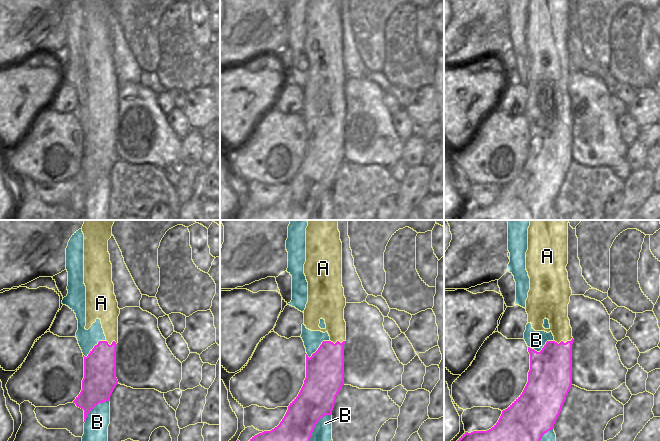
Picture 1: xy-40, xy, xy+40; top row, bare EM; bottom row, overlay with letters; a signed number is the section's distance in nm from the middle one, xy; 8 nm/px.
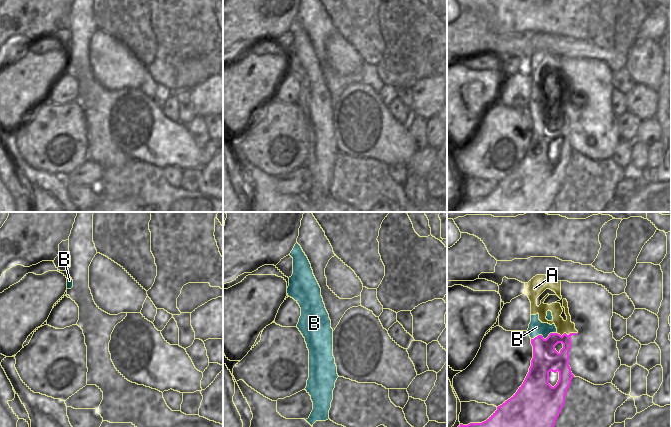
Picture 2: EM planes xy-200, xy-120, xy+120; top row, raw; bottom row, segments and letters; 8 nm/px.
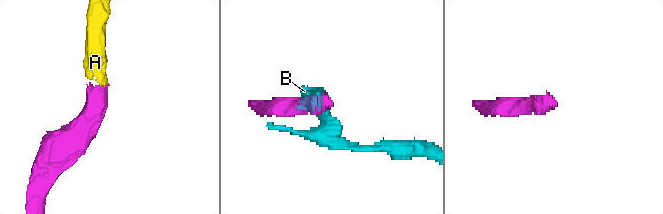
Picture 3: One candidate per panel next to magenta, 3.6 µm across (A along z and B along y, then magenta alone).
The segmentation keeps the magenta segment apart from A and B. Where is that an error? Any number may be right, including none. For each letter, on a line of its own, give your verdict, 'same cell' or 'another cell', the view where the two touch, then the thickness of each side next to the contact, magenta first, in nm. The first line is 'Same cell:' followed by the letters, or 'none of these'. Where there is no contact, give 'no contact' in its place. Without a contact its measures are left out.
Same cell: A
A: same cell | xy+40 | 340/180 nm
B: another cell | xy | 320/190 nm

